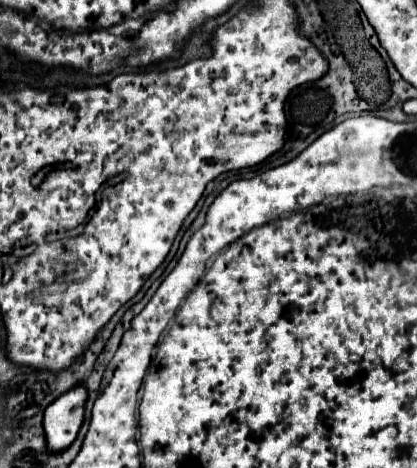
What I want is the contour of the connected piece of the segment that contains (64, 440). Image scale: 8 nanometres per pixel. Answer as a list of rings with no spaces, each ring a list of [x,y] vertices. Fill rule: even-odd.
[[[78,385],[62,393],[54,403],[50,403],[50,407],[46,407],[44,431],[50,451],[62,451],[76,439],[84,421],[86,399],[88,389]]]

